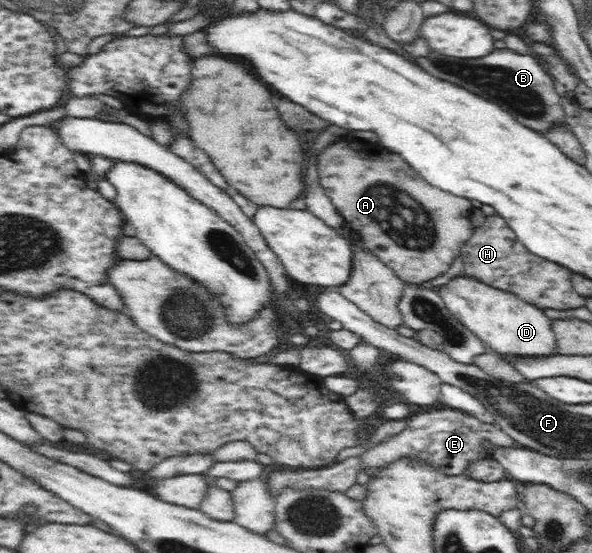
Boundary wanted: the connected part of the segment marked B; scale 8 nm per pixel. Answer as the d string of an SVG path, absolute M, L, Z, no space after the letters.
M508 48L493 49L492 53L478 59L460 59L430 51L426 57L412 57L430 75L460 85L478 97L500 105L522 125L544 134L556 121L565 123L560 96L554 90L553 77L535 56L520 55Z

